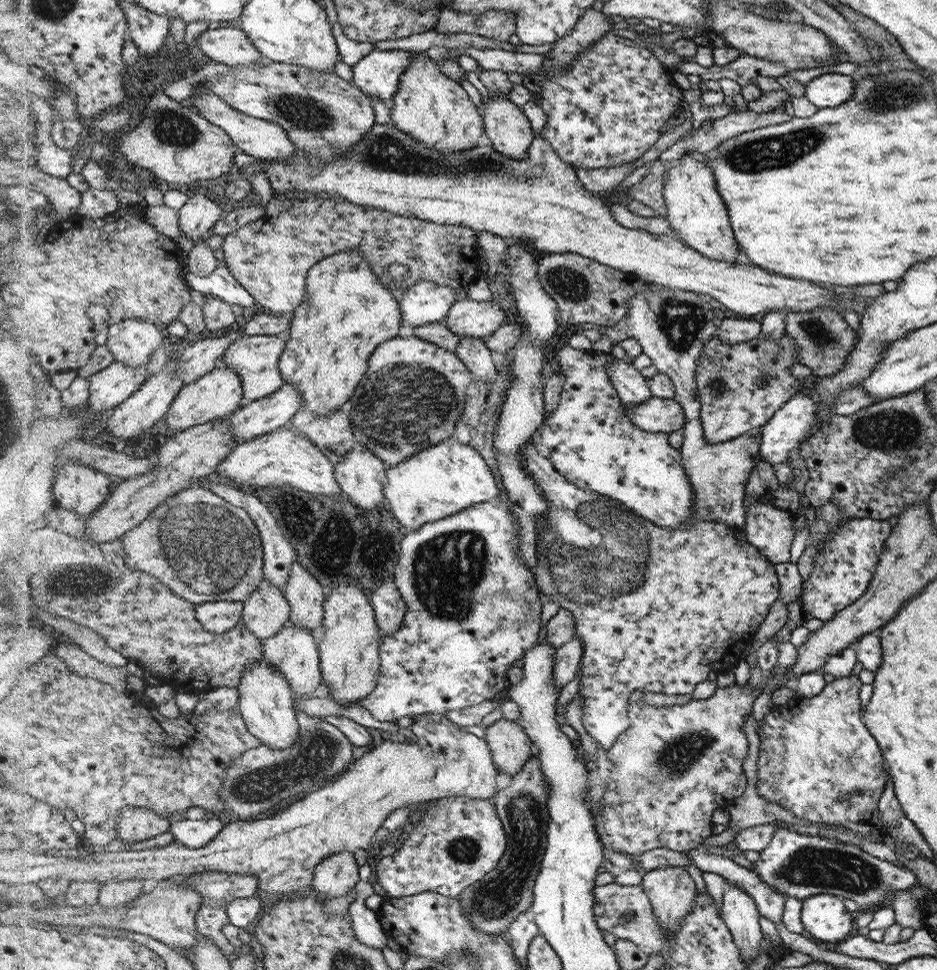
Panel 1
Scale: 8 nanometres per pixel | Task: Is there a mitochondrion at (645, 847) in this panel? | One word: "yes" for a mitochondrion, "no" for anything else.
no

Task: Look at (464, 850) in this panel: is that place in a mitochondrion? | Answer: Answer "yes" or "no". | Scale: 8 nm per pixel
yes

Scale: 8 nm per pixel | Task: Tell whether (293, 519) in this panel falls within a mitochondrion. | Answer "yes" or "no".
no

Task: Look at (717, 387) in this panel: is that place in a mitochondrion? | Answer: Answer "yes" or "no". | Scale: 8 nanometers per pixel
yes

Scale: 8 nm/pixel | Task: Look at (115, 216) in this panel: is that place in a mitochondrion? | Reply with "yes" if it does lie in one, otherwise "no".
no

